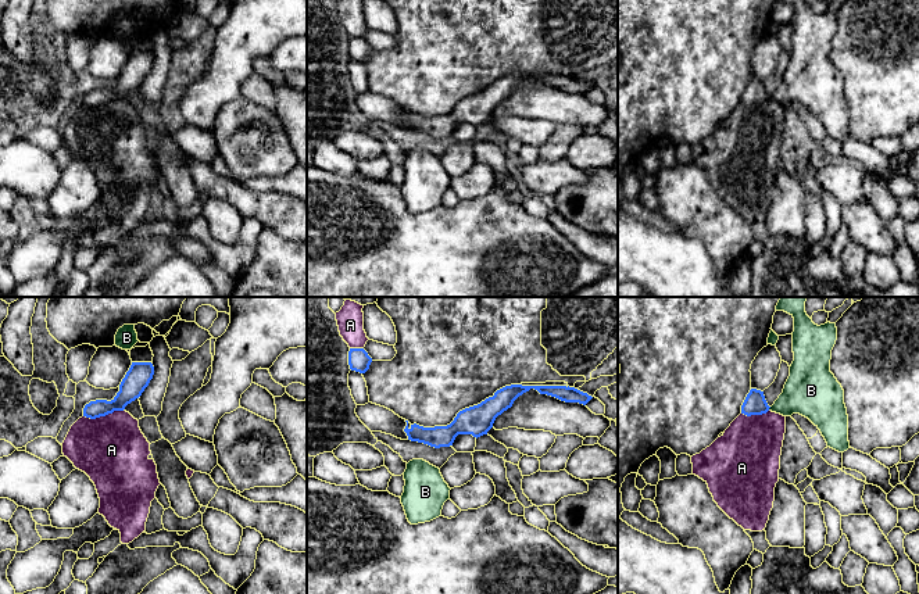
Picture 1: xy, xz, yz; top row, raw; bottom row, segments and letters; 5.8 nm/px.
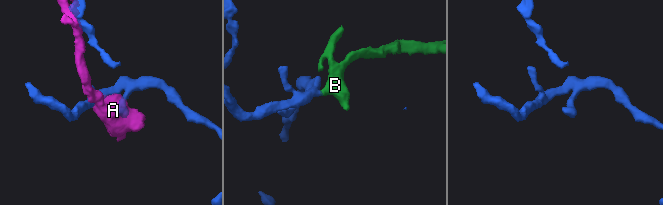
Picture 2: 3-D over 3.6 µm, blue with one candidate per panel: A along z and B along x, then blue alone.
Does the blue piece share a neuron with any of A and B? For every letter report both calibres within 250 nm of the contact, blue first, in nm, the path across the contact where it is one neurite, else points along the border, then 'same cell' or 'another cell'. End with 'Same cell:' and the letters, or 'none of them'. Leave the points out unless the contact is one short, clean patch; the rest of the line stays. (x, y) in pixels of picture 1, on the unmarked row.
A: calibres 140 and 400 nm; another cell
B: calibres 130 and 280 nm; way yz (754, 93), (769, 96), (785, 95), (810, 81); same cell
Same cell: B

